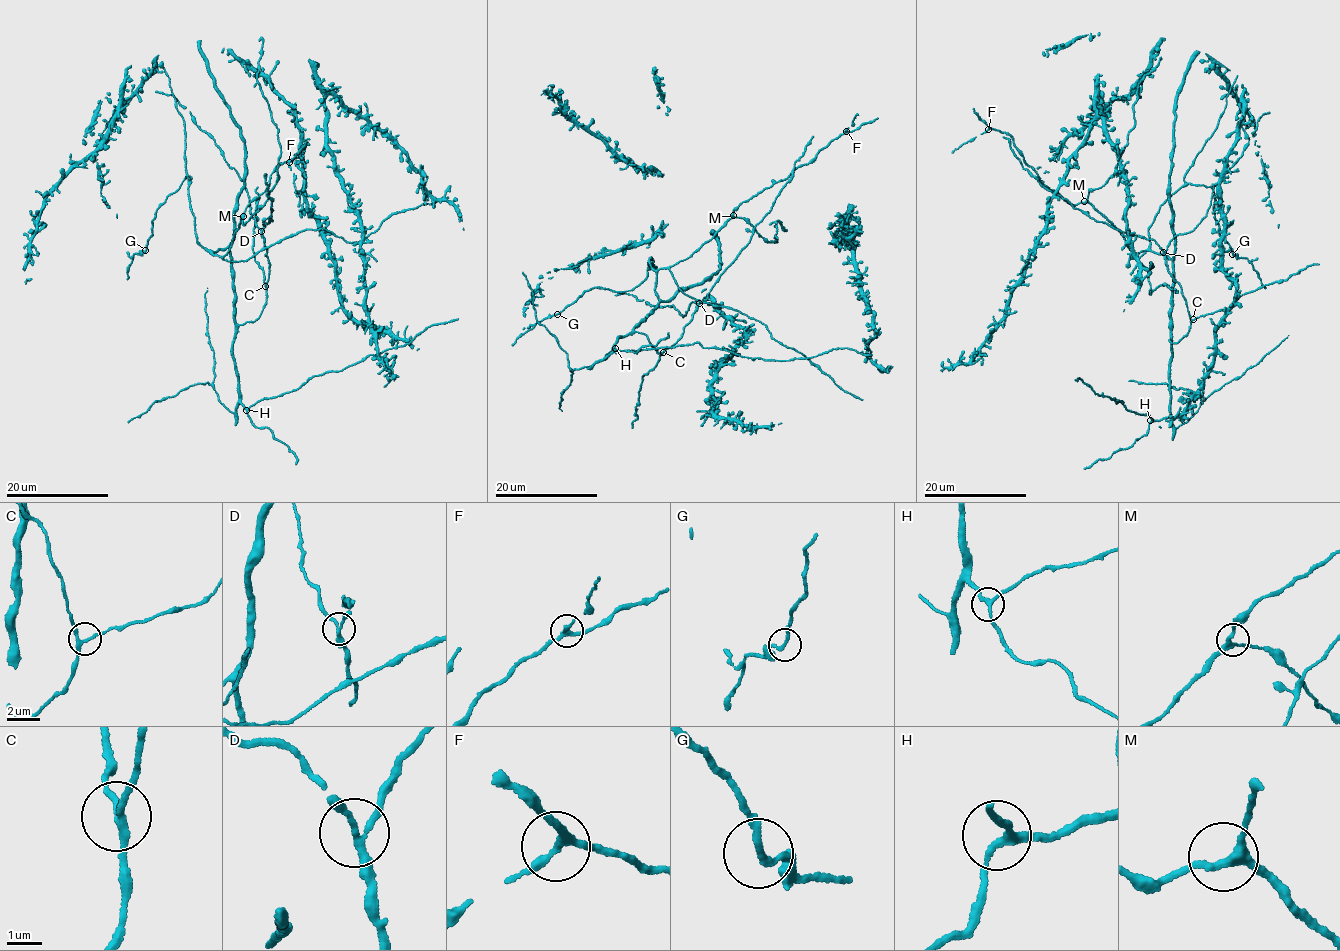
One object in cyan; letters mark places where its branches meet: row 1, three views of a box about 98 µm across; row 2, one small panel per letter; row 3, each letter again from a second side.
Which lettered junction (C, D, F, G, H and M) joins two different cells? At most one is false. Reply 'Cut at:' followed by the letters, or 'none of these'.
Cut at: none of these

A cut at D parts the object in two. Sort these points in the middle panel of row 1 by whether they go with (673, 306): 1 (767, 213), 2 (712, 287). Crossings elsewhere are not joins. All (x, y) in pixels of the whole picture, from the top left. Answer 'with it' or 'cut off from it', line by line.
1: cut off from it
2: cut off from it

